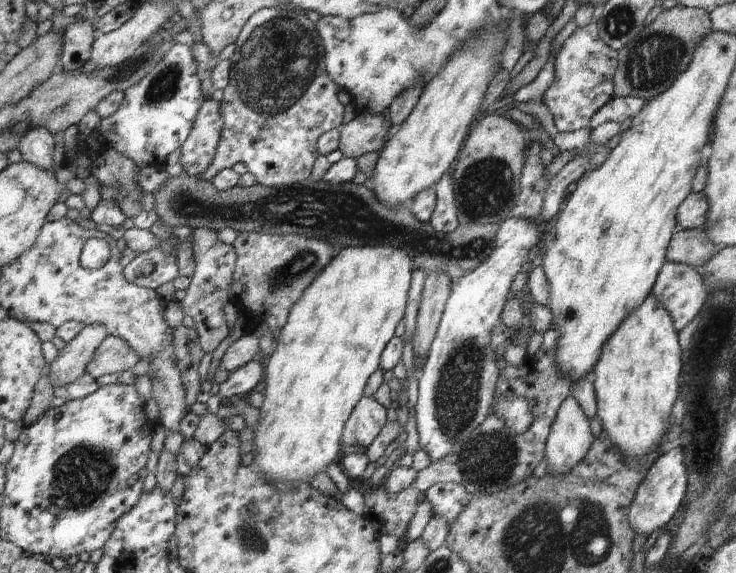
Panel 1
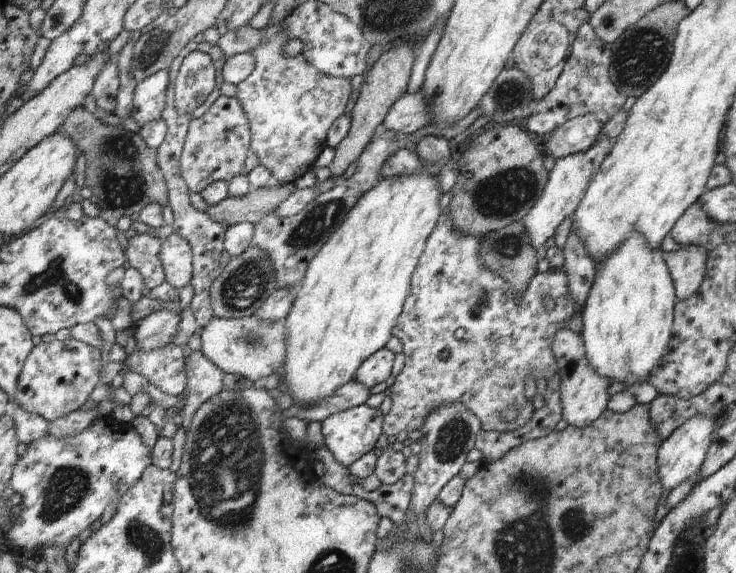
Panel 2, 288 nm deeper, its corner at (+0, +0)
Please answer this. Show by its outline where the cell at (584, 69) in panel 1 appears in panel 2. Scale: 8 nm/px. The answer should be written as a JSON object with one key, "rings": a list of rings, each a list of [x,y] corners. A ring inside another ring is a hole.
{"rings":[[[581,24],[575,32],[569,56],[563,62],[563,72],[557,76],[555,86],[537,102],[533,114],[525,118],[527,132],[545,138],[567,120],[573,120],[585,114],[595,114],[597,120],[605,124],[611,116],[623,110],[623,104],[627,98],[623,98],[623,94],[617,92],[617,88],[611,84],[609,64],[611,64],[611,46],[601,42],[593,34],[589,24]]]}

